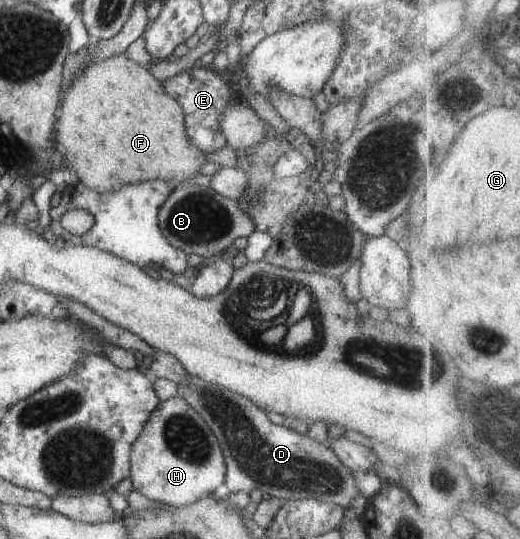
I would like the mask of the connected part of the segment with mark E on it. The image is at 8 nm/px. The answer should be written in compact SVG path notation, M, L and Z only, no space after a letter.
M197 64L189 71L183 71L171 79L167 79L163 82L163 89L173 96L183 109L185 131L190 143L193 143L197 149L205 154L213 153L213 151L225 147L226 139L221 131L219 119L221 119L229 99L234 99L236 96L231 93L231 87L223 81L219 72L210 66L202 67Z

